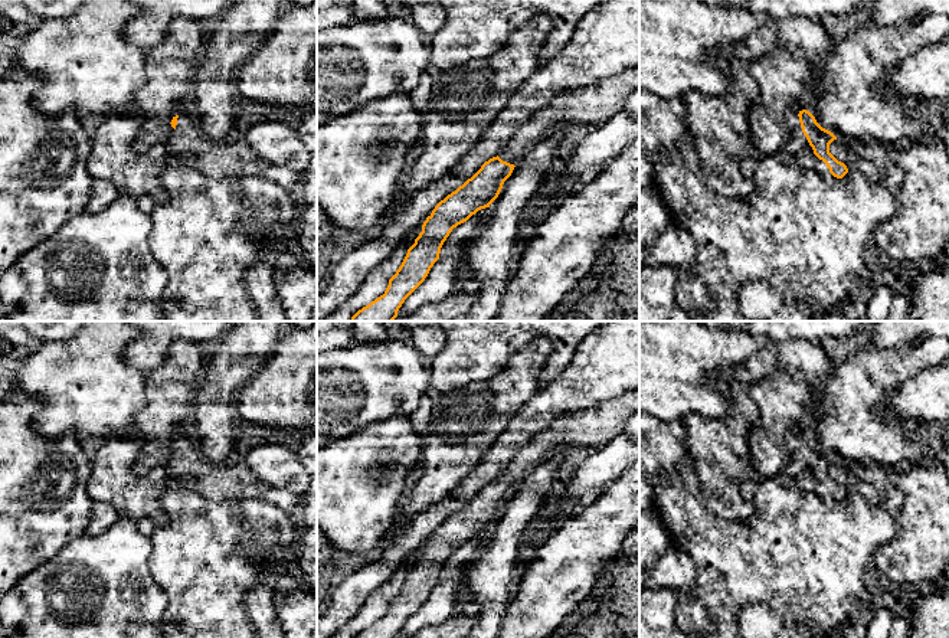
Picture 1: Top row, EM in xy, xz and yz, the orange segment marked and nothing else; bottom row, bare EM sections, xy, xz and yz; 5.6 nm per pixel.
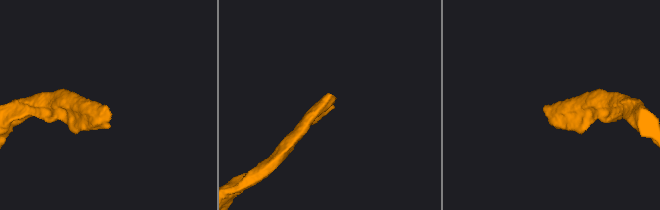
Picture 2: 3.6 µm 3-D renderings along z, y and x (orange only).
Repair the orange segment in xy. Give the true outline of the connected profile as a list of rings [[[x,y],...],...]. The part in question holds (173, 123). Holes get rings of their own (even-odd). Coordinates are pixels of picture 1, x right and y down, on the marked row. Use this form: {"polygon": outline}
{"polygon": [[[184,109],[170,124],[174,131],[166,144],[167,166],[190,167],[212,179],[261,177],[271,166],[252,151],[242,134],[215,140]]]}

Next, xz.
{"polygon": [[[639,63],[590,86],[566,91],[530,115],[497,157],[485,161],[471,179],[435,206],[402,265],[389,279],[384,294],[359,310],[350,321],[393,321],[405,300],[439,259],[452,229],[490,207],[514,167],[536,144],[553,135],[563,122],[599,127],[622,111],[628,96],[638,88]]]}

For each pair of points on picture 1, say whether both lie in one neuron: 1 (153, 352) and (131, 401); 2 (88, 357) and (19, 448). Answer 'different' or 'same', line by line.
1: different
2: different

